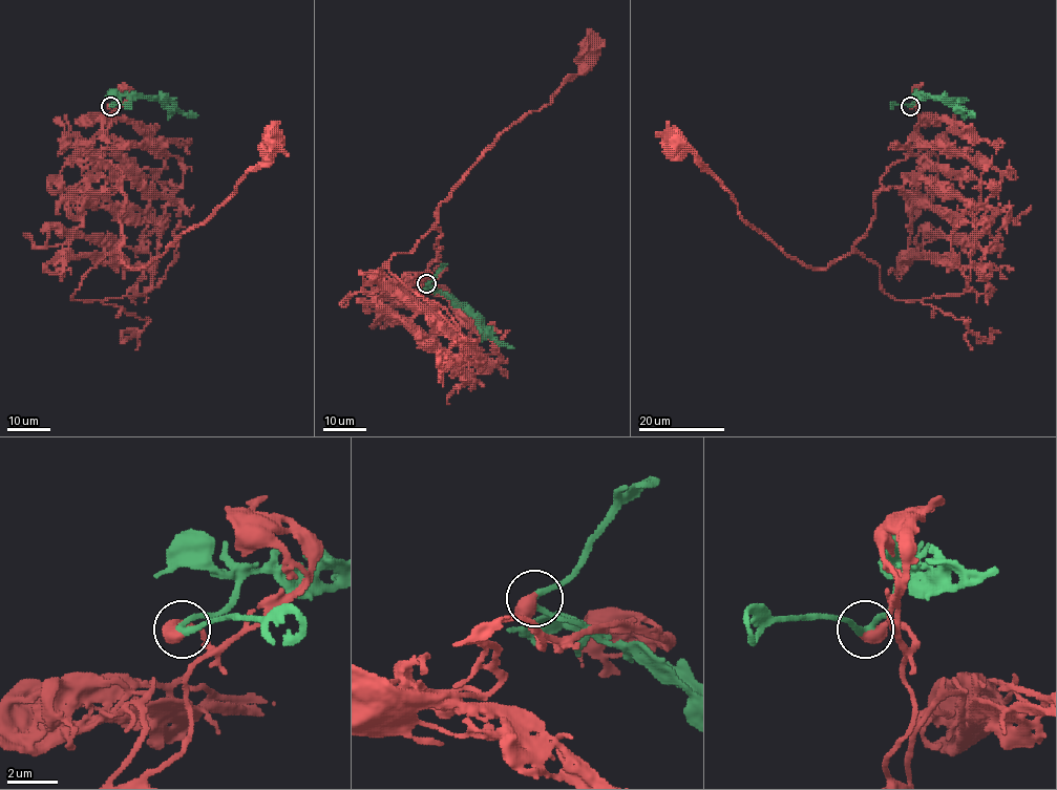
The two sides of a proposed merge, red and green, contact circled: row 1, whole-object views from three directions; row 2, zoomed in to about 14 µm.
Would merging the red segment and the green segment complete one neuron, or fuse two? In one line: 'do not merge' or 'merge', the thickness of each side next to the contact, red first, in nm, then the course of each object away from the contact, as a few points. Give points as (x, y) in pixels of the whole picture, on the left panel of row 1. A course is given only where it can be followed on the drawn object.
merge; calibres 550 and 220 nm; course red (110, 106), (86, 167), (105, 178), (92, 194), (125, 195), (120, 249), (131, 269), (201, 226), (271, 141); course green (110, 106), (122, 97), (131, 97), (159, 100), (169, 108), (198, 115)

